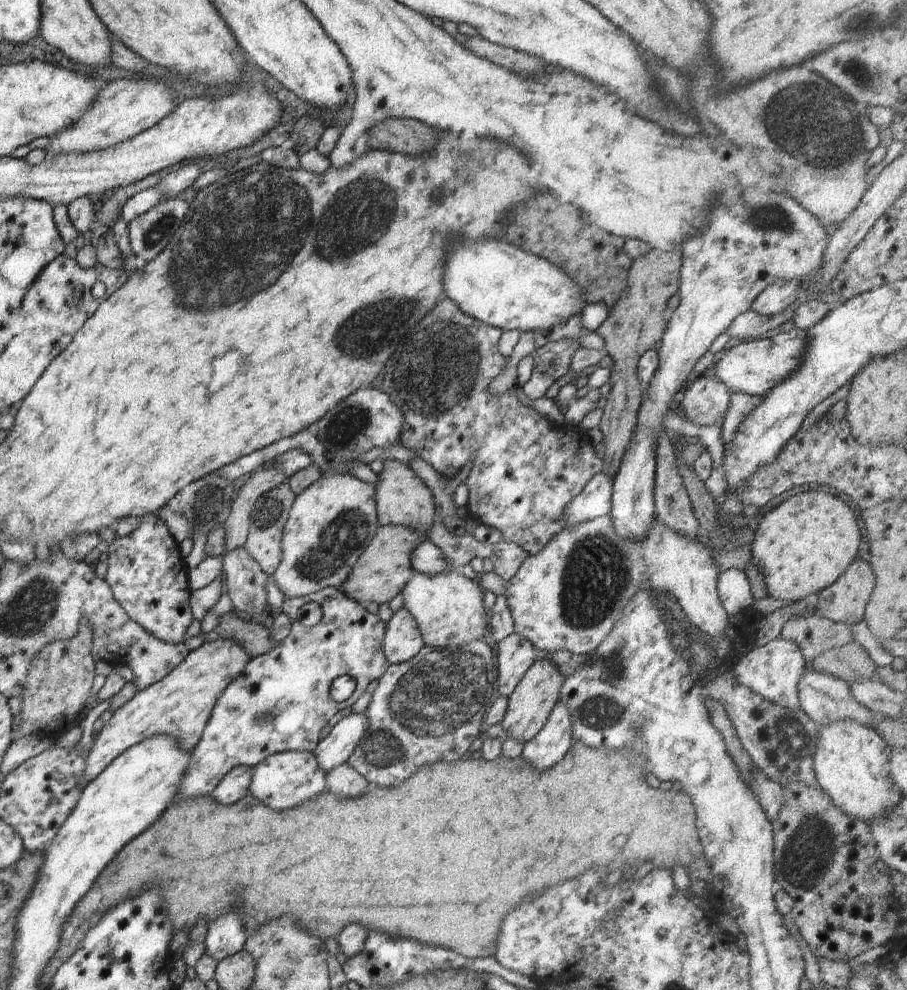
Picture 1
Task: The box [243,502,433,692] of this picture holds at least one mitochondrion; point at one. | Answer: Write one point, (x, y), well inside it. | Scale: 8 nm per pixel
(348, 531)

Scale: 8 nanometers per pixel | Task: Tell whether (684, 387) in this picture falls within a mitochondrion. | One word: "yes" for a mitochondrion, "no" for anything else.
no

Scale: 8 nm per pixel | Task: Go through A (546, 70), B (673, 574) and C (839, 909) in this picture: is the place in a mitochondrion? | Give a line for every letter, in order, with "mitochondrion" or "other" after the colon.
A: other
B: other
C: other

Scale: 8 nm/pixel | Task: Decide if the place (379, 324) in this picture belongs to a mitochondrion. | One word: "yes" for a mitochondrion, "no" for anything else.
yes

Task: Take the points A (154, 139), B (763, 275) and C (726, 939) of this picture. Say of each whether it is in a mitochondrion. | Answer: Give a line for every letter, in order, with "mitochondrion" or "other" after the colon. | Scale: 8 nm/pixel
A: other
B: other
C: other

